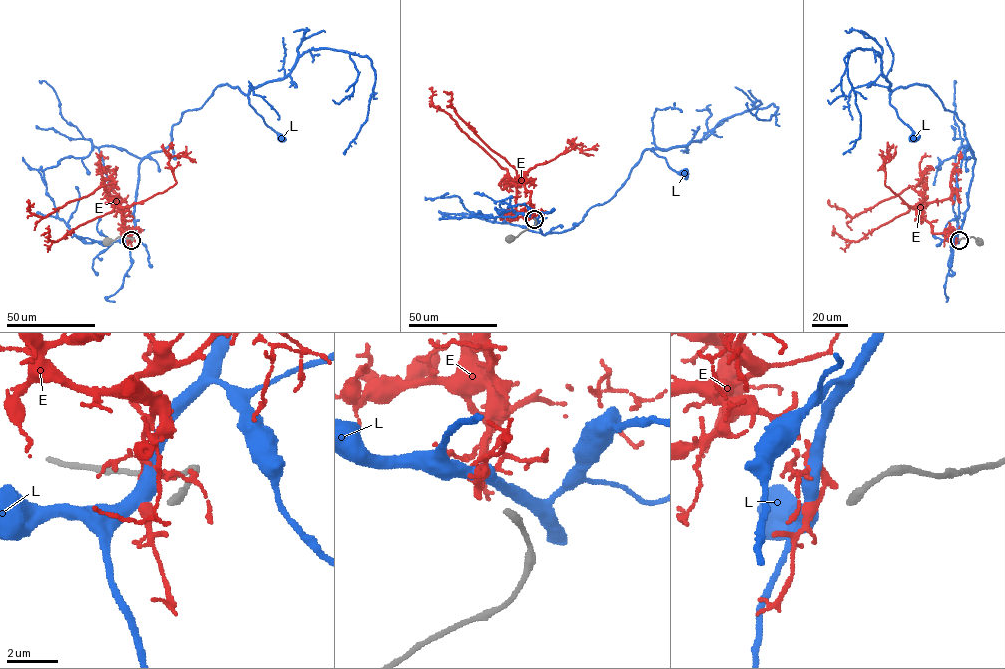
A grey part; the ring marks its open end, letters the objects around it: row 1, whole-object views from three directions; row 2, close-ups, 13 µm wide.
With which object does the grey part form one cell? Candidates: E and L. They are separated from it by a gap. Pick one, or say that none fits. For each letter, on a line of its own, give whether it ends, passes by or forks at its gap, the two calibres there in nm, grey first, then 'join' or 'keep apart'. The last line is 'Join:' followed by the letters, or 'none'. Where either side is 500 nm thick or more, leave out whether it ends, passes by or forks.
E: it passes by | 340/240 nm | join
L: 340/500 nm | keep apart
Join: E

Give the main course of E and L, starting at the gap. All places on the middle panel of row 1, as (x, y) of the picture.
E: (532, 218), (524, 177), (521, 175), (514, 183), (507, 169), (448, 114), (432, 105), (431, 88)
L: (533, 216), (543, 234), (571, 229), (592, 207), (613, 196), (645, 150), (651, 149), (671, 168), (685, 173)

